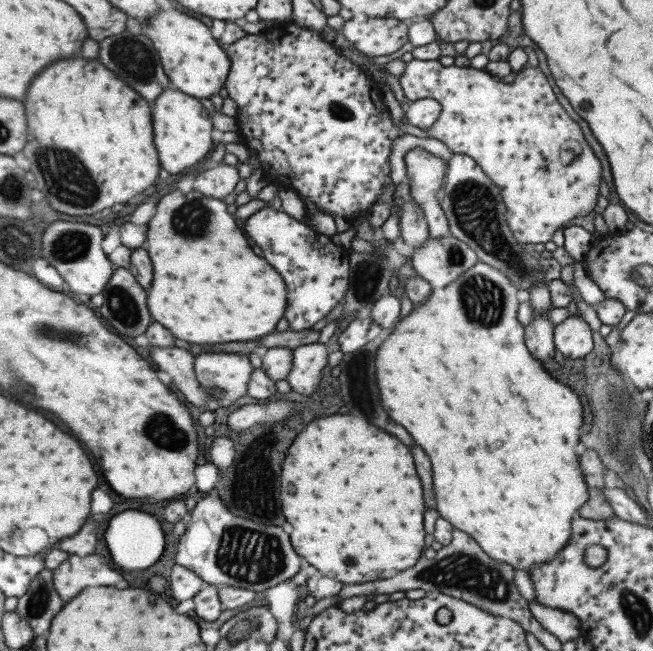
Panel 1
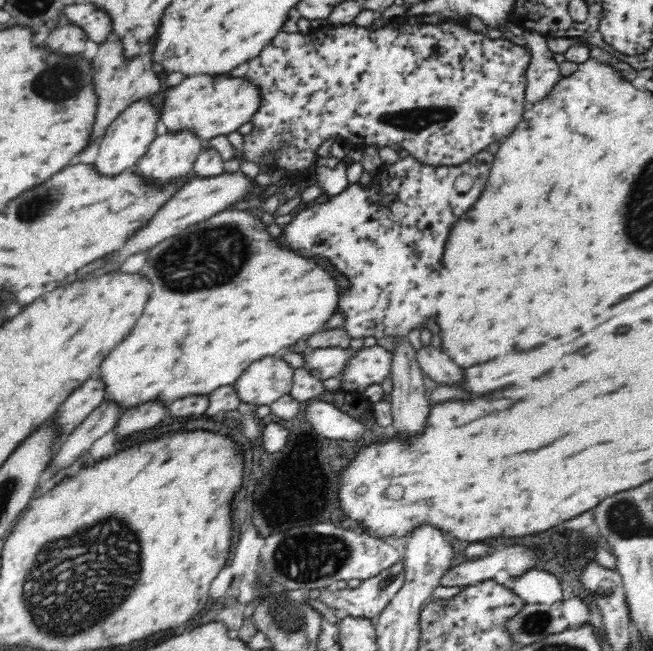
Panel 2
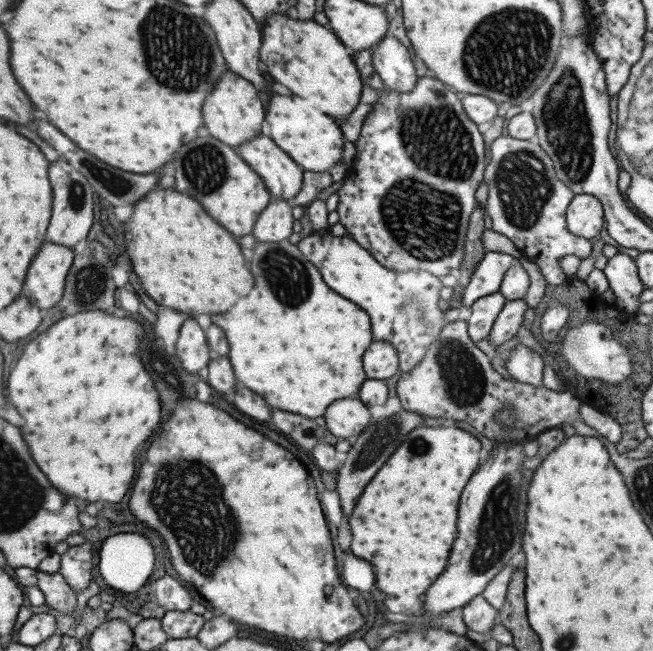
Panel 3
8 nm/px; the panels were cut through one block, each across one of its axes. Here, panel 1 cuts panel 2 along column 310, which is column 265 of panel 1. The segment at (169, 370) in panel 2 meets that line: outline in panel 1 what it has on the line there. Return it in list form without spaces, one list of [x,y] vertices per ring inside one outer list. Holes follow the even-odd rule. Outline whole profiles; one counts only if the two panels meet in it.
[[[174,188],[159,198],[155,214],[147,224],[144,250],[151,260],[153,280],[147,290],[146,307],[155,322],[185,342],[219,344],[257,340],[271,333],[284,313],[286,290],[281,275],[251,252],[247,238],[239,230],[240,221],[229,216],[225,205],[226,200],[209,198],[194,190],[183,194]]]

